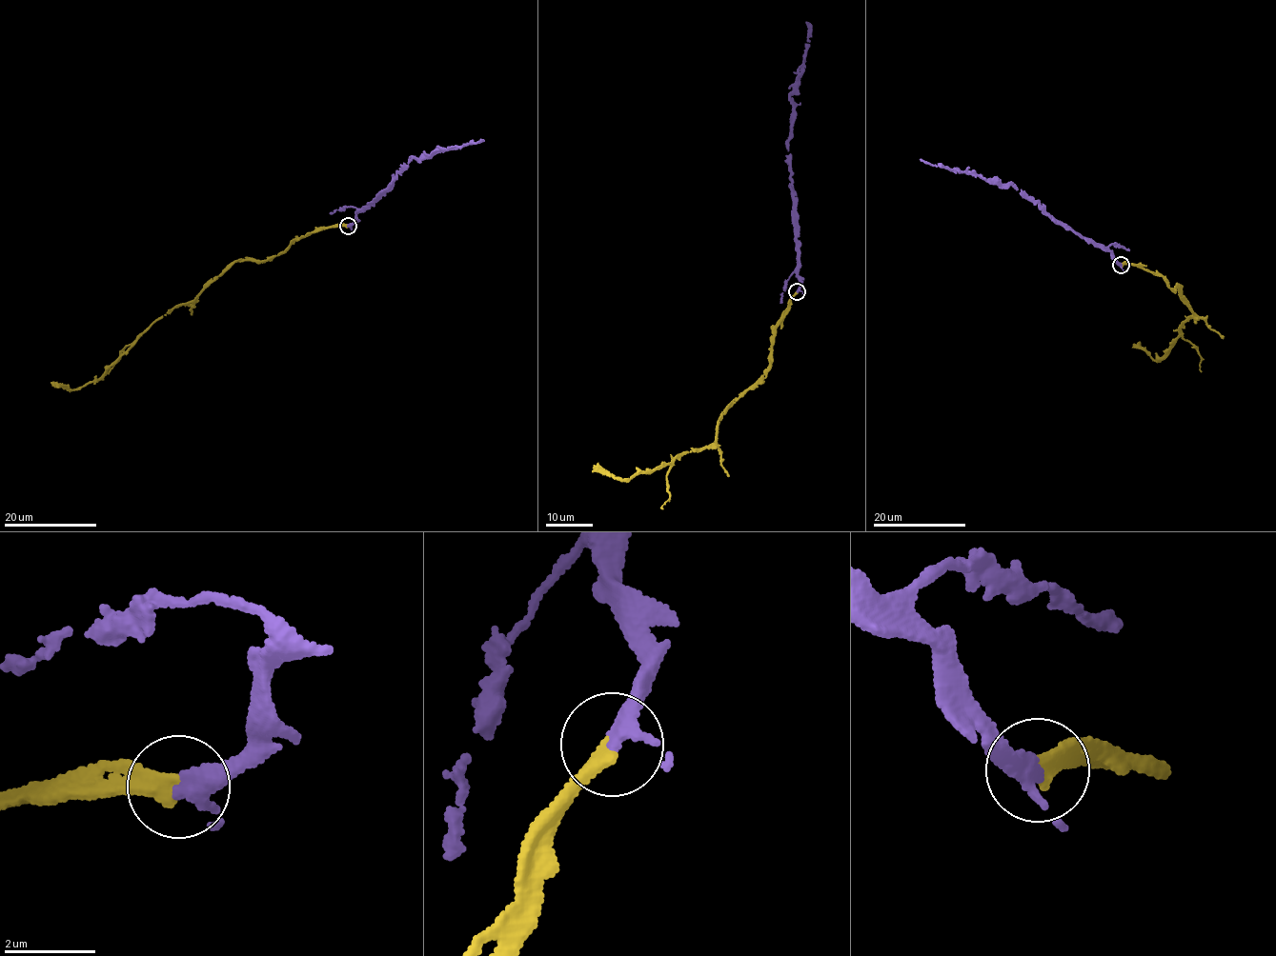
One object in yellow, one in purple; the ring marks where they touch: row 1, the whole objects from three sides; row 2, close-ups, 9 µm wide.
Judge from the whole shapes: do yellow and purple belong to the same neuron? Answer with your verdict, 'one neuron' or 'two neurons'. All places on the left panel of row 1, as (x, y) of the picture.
one neuron

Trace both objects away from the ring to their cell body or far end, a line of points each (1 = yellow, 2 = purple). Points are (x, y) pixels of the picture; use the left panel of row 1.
1: (347, 225), (319, 229), (262, 261), (239, 259), (200, 294), (156, 319), (98, 379), (69, 390), (52, 385)
2: (347, 225), (384, 192), (410, 160), (427, 158), (435, 151), (477, 143), (481, 139)

